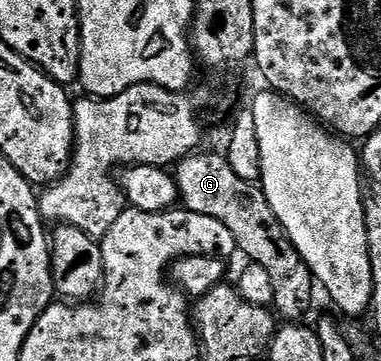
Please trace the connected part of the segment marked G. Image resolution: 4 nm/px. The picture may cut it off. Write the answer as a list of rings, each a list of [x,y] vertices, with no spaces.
[[[192,154],[180,160],[173,172],[182,207],[189,212],[217,218],[217,222],[221,222],[221,226],[233,234],[235,248],[243,251],[250,263],[265,266],[269,283],[273,285],[271,304],[274,315],[283,322],[302,321],[302,316],[311,308],[311,299],[317,293],[317,281],[287,237],[277,214],[273,214],[267,195],[263,193],[262,187],[237,178],[226,155],[199,155]]]

